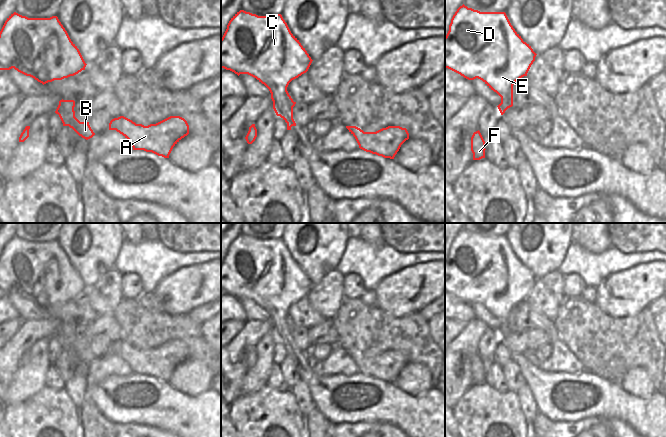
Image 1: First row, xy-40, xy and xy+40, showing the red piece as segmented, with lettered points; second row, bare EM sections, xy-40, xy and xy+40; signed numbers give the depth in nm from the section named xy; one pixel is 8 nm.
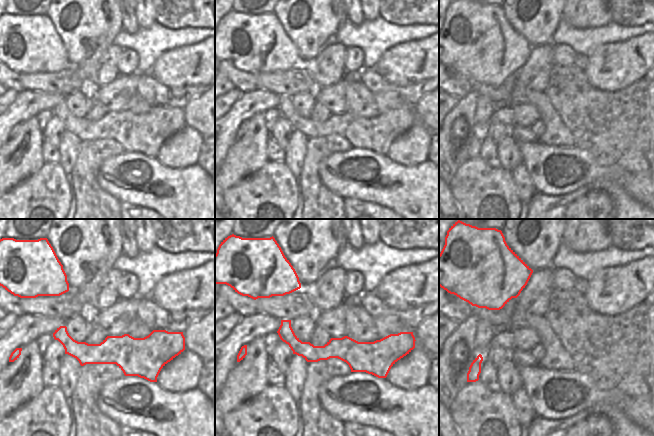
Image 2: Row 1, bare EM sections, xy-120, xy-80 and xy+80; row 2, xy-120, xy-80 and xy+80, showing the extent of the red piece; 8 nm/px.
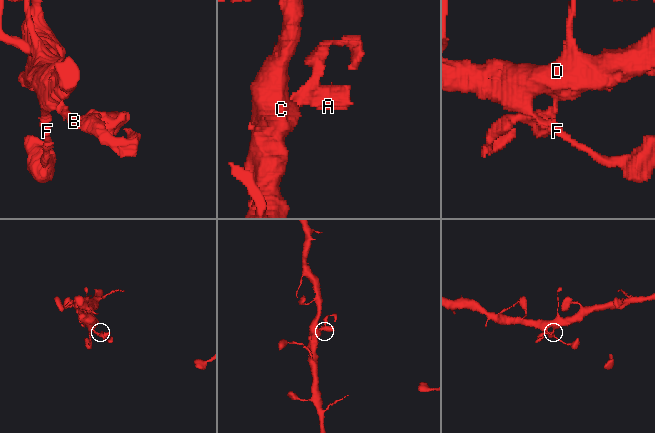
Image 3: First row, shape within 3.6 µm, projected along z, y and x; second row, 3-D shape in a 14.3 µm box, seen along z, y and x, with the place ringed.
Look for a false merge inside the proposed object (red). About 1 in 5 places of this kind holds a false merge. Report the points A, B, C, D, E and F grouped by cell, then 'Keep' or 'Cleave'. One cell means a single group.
Groups: A B C D E F. Keep.

